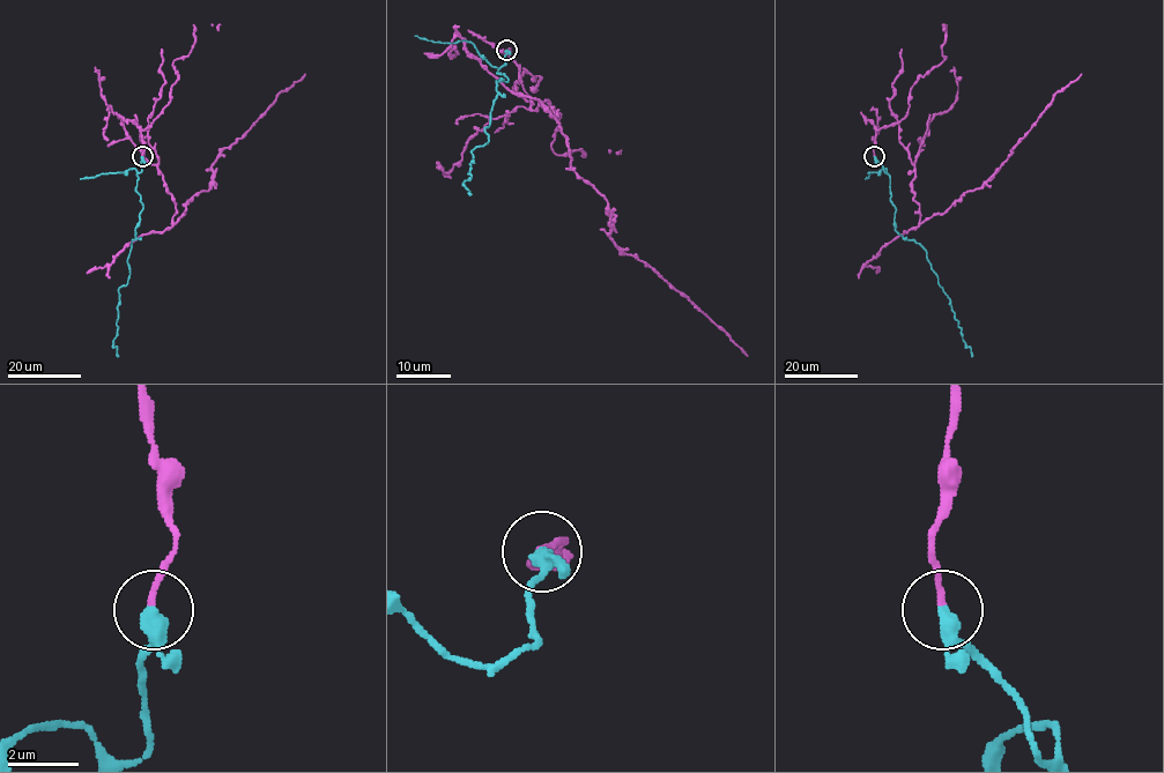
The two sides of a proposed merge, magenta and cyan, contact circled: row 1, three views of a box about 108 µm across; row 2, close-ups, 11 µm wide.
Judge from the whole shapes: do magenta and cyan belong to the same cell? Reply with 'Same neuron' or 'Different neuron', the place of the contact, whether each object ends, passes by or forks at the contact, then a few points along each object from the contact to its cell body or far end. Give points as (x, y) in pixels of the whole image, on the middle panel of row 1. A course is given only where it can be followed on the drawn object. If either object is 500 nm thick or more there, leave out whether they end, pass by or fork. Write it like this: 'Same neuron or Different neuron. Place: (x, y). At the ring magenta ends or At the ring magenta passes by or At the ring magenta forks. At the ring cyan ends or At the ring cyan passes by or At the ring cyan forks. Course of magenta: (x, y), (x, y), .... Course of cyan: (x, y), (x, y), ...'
Different neuron. Place: (506, 50). At the ring magenta ends. At the ring cyan passes by. Course of magenta: (506, 50), (518, 67), (514, 87), (529, 109), (551, 109), (570, 166), (607, 201), (609, 237), (747, 356). Course of cyan: (506, 50), (496, 73), (508, 80), (496, 81), (488, 141), (471, 151), (464, 186), (472, 194)

